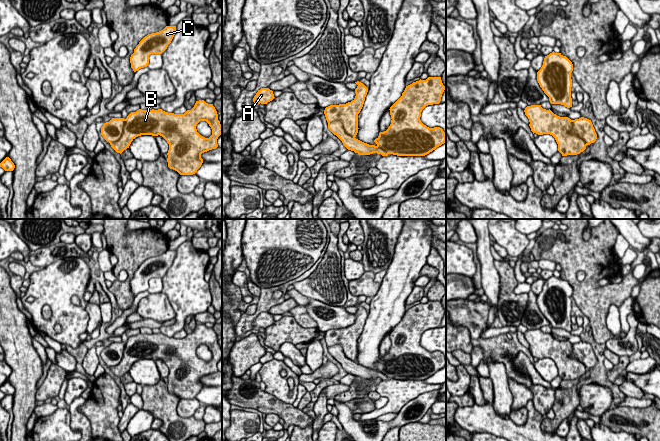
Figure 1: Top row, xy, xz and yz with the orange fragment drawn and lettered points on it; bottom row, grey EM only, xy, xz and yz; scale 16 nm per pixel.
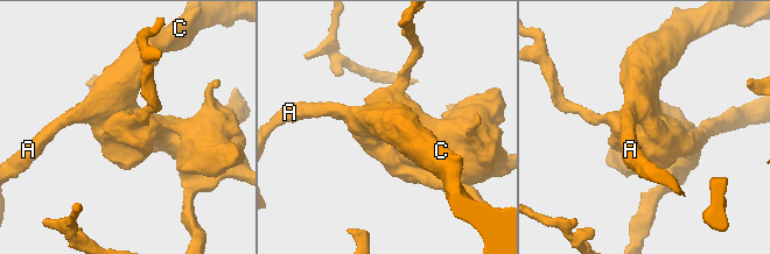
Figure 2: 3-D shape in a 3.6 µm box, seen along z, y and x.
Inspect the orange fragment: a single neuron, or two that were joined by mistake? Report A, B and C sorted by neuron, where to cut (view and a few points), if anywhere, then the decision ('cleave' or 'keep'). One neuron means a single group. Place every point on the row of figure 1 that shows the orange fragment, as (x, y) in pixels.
A B C; no cut; keep

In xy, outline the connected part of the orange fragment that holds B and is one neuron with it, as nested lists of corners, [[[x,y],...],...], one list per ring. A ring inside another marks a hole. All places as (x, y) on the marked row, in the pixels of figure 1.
[[[196,101],[191,110],[174,114],[158,110],[131,112],[126,119],[112,118],[101,127],[101,135],[117,152],[129,148],[131,142],[141,135],[162,136],[169,144],[168,167],[180,175],[193,175],[201,167],[201,154],[218,147],[217,139],[222,126],[213,104]],[[200,121],[206,121],[212,129],[209,138],[201,136],[196,129]]]

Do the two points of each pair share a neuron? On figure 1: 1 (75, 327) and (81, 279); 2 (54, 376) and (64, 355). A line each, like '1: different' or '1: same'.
1: same
2: different

